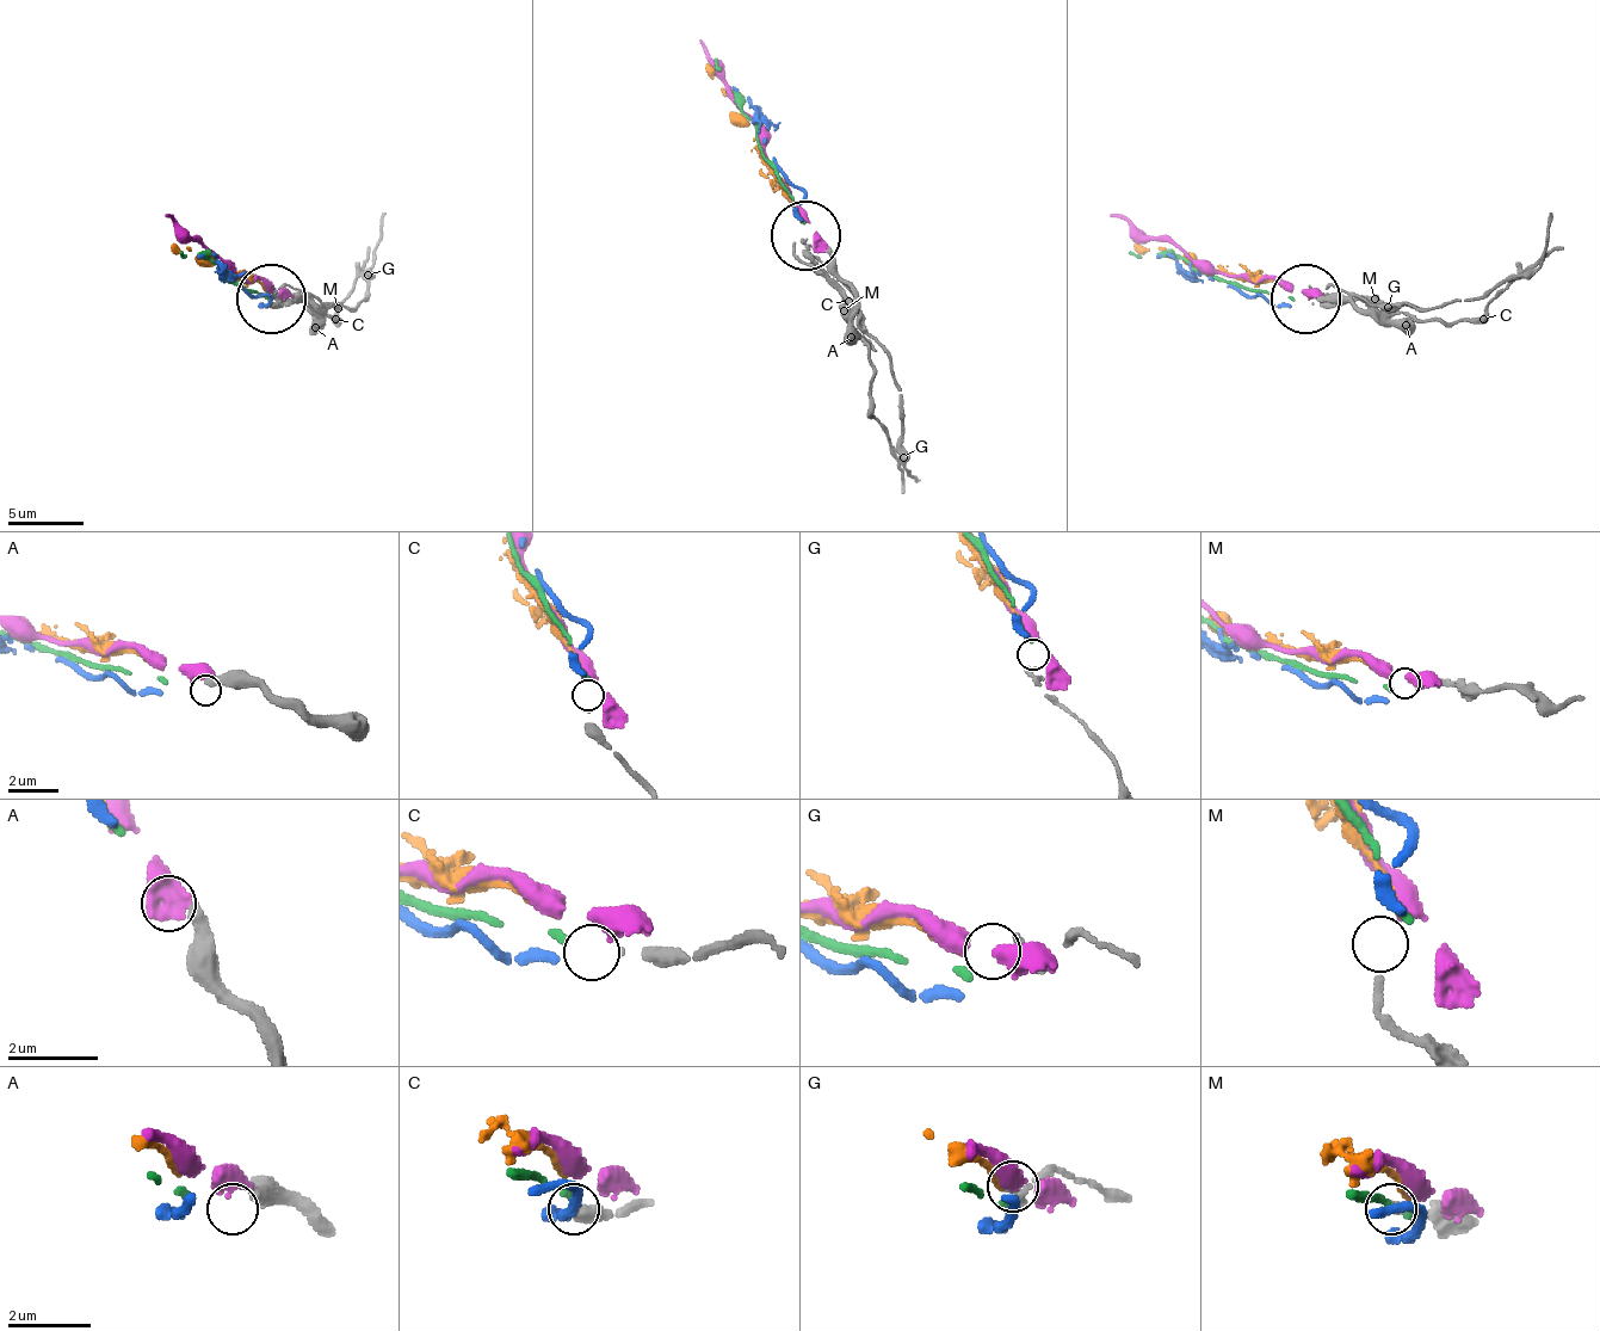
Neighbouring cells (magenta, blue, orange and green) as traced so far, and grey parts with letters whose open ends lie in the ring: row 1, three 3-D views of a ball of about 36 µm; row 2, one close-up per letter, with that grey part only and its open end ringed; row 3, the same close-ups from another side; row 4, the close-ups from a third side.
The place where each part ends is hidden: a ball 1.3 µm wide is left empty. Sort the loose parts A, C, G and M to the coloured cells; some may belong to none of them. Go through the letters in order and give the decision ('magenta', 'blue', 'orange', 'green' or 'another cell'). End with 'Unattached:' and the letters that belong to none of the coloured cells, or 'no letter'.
A: magenta
C: green
G: orange
M: another cell
Unattached: M

